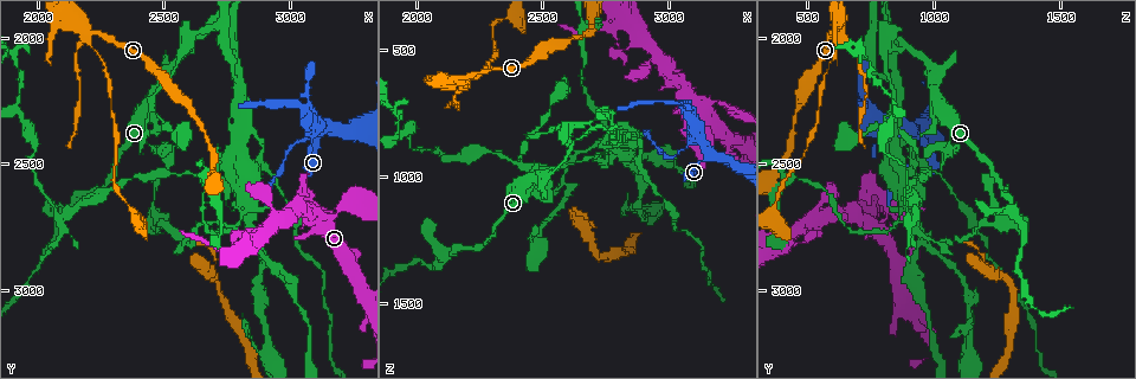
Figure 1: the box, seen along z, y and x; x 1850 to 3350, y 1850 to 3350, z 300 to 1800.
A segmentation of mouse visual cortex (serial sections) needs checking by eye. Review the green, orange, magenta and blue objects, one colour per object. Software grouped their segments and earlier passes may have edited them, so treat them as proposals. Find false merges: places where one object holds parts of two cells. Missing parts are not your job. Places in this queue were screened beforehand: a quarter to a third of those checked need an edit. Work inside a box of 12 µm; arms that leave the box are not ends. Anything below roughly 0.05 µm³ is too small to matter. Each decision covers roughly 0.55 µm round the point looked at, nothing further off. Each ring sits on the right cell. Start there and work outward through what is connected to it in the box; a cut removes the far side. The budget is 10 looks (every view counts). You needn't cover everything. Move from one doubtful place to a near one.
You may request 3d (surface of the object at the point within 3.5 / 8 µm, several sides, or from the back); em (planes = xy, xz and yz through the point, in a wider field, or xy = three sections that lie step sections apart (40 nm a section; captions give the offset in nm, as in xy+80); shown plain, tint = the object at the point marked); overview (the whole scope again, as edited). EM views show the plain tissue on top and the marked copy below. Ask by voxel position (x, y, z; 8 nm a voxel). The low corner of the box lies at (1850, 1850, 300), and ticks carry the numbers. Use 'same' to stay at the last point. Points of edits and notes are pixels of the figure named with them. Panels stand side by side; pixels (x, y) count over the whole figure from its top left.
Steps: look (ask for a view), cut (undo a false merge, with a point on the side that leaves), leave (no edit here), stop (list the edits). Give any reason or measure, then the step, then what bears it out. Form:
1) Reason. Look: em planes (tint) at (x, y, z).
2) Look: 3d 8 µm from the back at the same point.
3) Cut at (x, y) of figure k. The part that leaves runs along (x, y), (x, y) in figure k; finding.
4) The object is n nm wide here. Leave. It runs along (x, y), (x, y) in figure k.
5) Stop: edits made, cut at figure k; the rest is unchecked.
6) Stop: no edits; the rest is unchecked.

A fork. Look: 3d 3.5 µm at (2490, 2160, 1000).

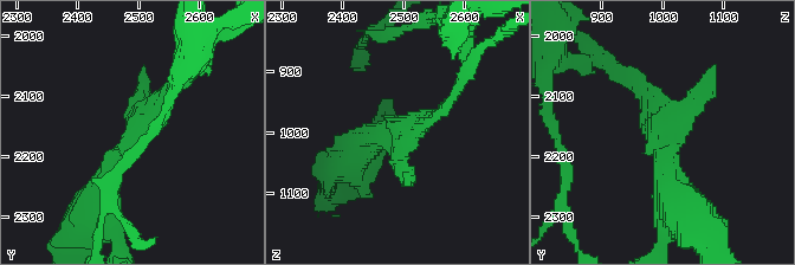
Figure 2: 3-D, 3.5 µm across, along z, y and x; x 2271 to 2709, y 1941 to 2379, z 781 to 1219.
Leave. Continuous, no second cell.

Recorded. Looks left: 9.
Sudden change in width. Look: 3d 3.5 µm at (2590, 2030, 820).

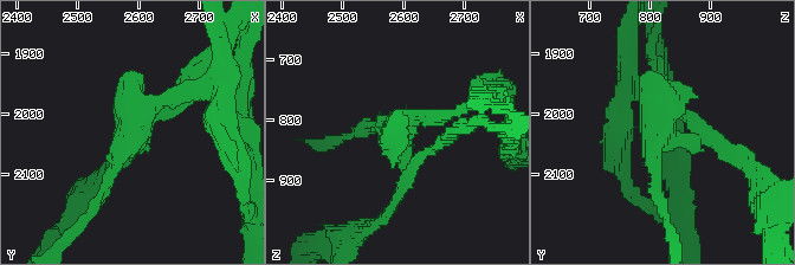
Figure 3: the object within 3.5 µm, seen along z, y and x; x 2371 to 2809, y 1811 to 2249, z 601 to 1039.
Look: em xy step 2 (tint) at (2595, 2035, 825).

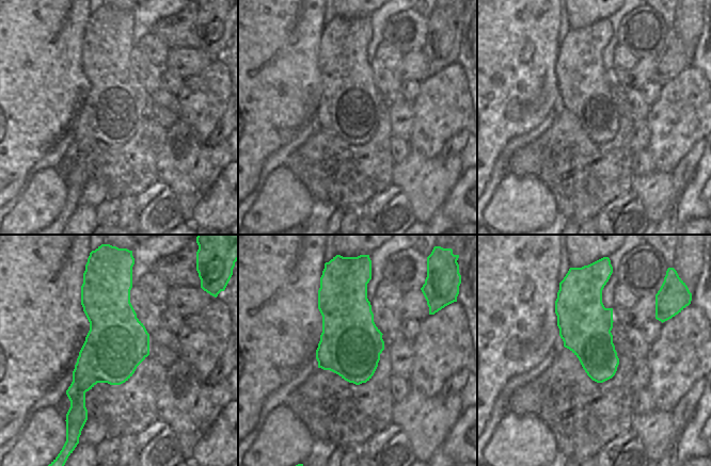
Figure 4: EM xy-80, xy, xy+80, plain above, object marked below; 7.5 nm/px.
Cut at (664, 122) of figure 3. The part that leaves runs along (697, 137), (666, 137), (642, 86) in figure 3; a second cell is stuck on.

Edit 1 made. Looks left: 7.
Three-way junction. Look: 3d 3.5 µm at (3070, 2300, 730).

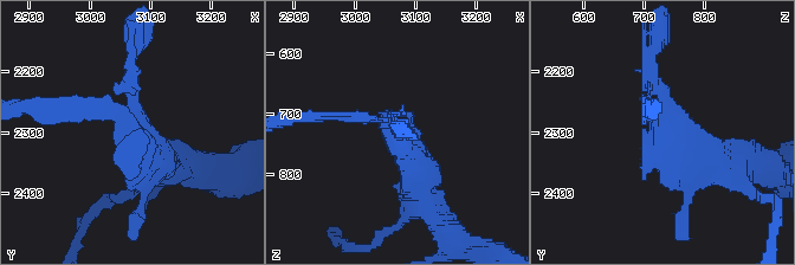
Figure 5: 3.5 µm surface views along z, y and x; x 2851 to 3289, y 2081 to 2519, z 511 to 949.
Need the tissue. Look: em planes (tint) at (3065, 2300, 735).

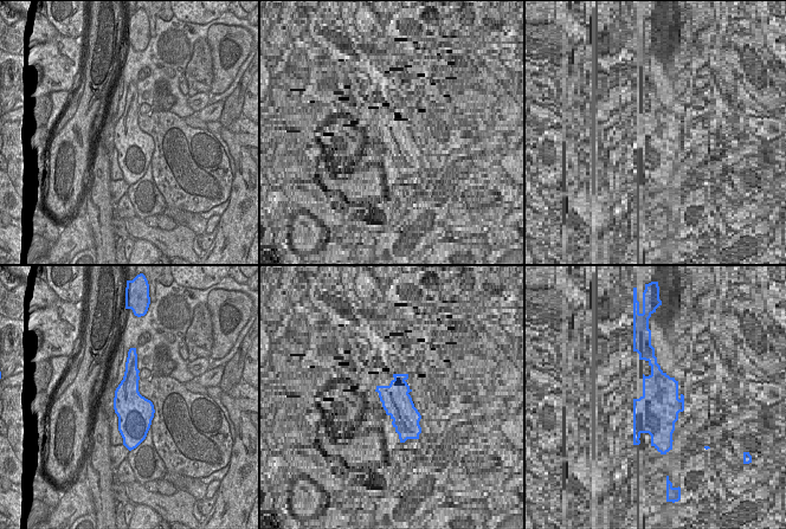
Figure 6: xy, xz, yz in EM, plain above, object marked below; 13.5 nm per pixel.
Cut at (49, 108) of figure 5. Two cells meet here.

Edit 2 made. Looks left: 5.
Three arms meet. Look: 3d 8 µm at (2120, 2690, 1320).

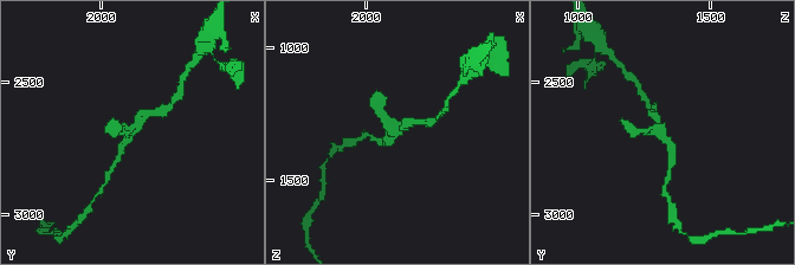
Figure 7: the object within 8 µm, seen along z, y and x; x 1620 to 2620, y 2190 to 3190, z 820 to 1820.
Shape alone is not enough. Look: em planes (tint) at (2110, 2690, 1330).

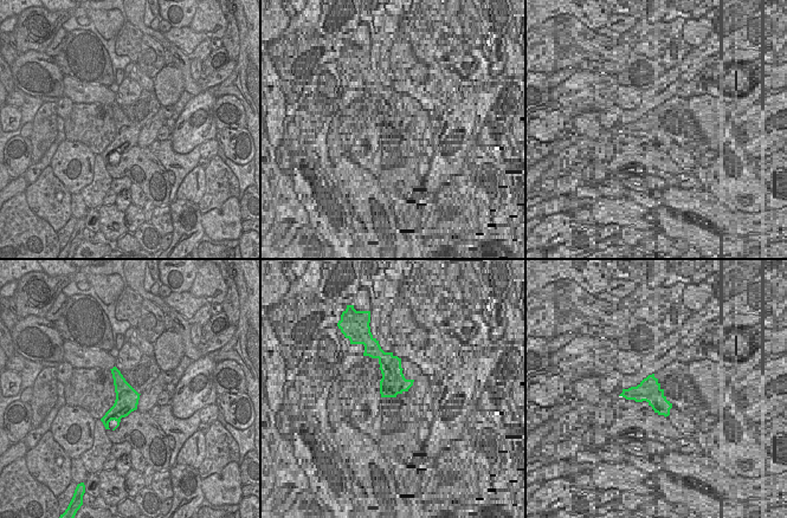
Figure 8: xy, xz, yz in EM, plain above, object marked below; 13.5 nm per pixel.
Leave. It runs along (155, 112), (137, 120), (117, 160) in figure 7; continuous, no second cell.

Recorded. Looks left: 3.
Stop: edits made, cut at figure 3, cut at figure 5; the rest is unchecked.

